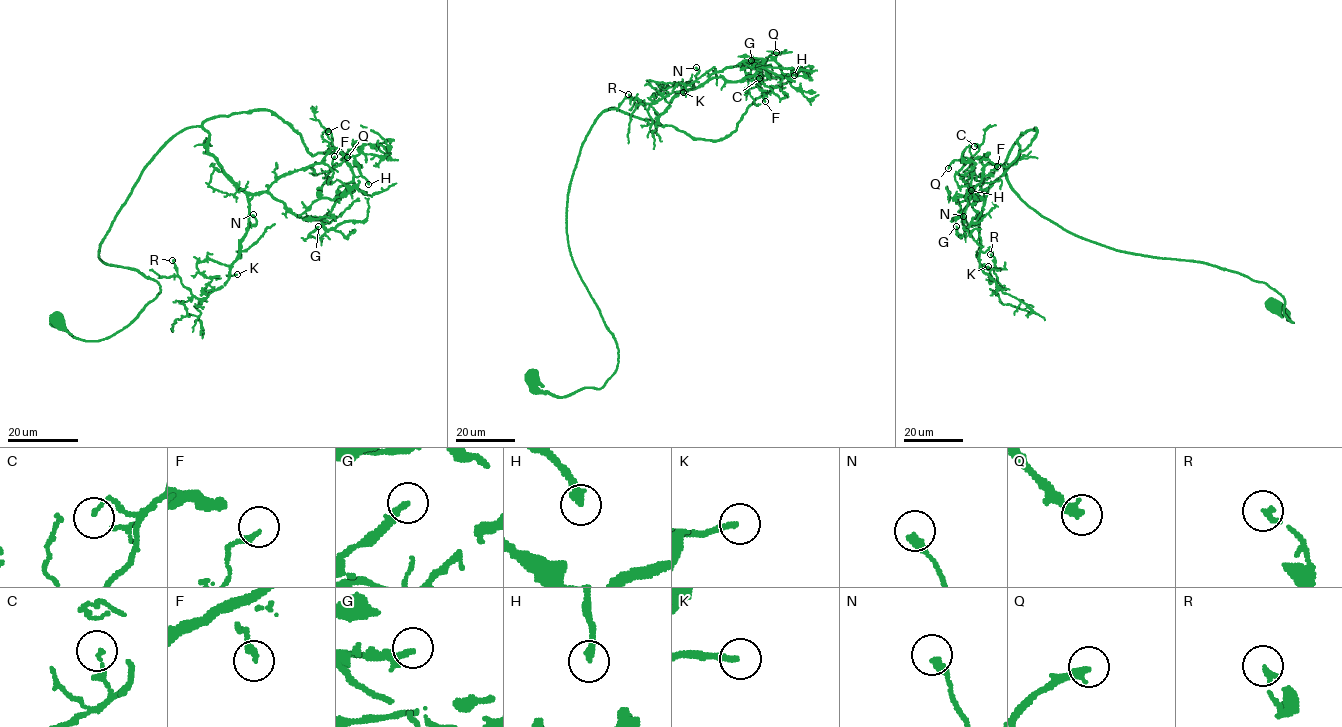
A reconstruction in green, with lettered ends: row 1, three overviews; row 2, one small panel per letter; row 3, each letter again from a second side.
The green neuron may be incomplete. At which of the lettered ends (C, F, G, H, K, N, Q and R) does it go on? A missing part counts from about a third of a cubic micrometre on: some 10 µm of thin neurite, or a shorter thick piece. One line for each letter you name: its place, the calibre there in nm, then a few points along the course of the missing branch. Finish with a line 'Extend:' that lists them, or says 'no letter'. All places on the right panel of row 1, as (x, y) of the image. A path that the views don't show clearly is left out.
H: (971, 190) | 280 nm
K: (988, 266) | 220 nm | (988, 266), (964, 220)
Extend: H, K

